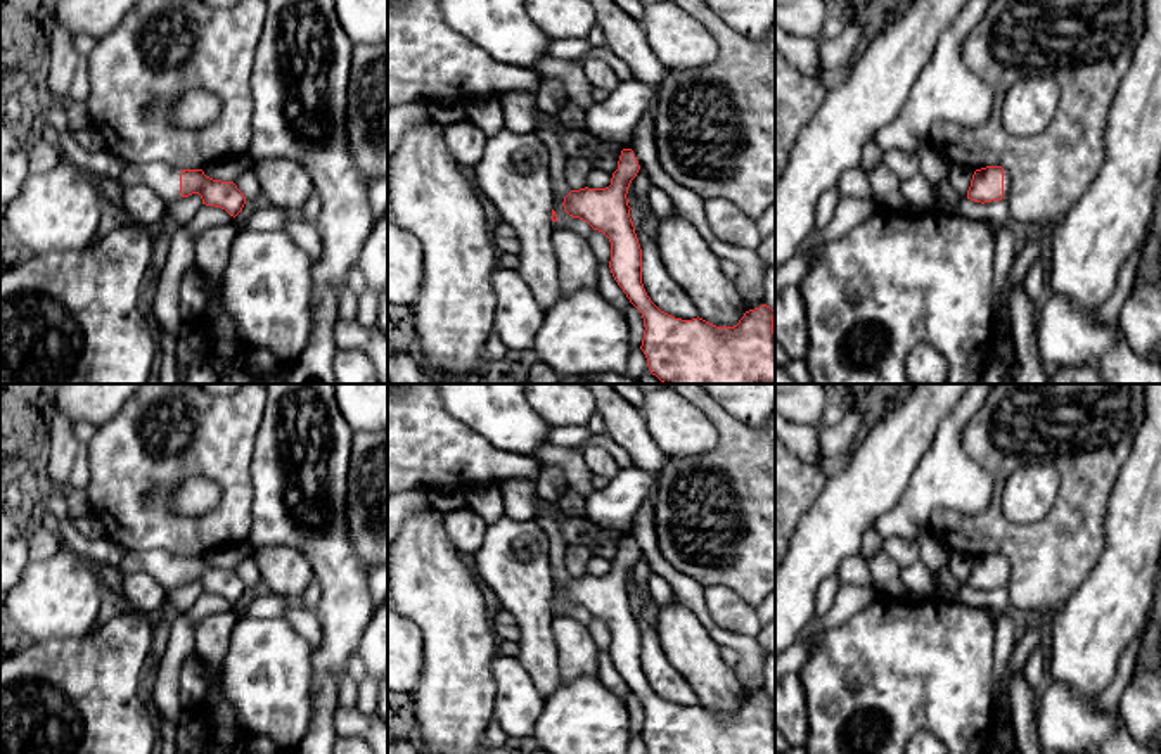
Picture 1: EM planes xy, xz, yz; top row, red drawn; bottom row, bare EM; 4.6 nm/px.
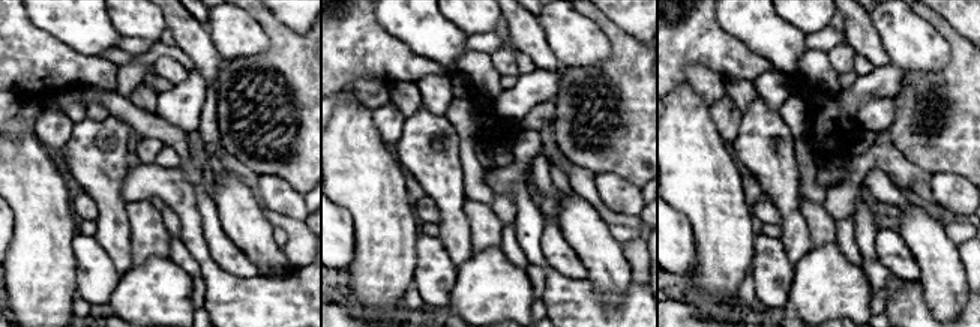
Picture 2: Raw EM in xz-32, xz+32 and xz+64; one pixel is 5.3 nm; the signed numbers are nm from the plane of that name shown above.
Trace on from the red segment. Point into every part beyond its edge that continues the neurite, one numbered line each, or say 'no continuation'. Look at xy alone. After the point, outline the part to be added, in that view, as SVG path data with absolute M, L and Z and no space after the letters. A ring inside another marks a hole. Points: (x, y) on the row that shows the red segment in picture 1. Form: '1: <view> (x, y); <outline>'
1: xy (165, 180); M163 163L126 164L121 173L123 187L147 185L163 197L166 204L182 199L180 194L182 169L170 168Z

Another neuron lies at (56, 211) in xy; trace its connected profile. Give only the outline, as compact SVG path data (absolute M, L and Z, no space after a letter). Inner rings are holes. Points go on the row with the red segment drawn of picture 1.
M66 159L47 173L29 175L19 195L9 202L3 214L3 221L17 244L29 254L59 254L87 249L95 242L100 218L102 195L95 178Z

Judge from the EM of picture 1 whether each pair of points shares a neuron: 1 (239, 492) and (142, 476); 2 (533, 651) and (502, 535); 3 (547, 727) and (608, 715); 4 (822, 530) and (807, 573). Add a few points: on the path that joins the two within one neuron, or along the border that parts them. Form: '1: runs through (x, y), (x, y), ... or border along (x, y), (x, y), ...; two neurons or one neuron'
1: runs through (215, 467), (166, 466); one neuron
2: runs through (533, 621), (533, 609), (525, 583), (509, 564); one neuron
3: runs through (563, 727), (592, 722); one neuron
4: runs through (821, 540), (808, 562); one neuron

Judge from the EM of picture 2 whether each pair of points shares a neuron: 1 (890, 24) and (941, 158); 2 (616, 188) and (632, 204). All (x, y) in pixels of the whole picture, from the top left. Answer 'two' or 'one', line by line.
1: two
2: one

